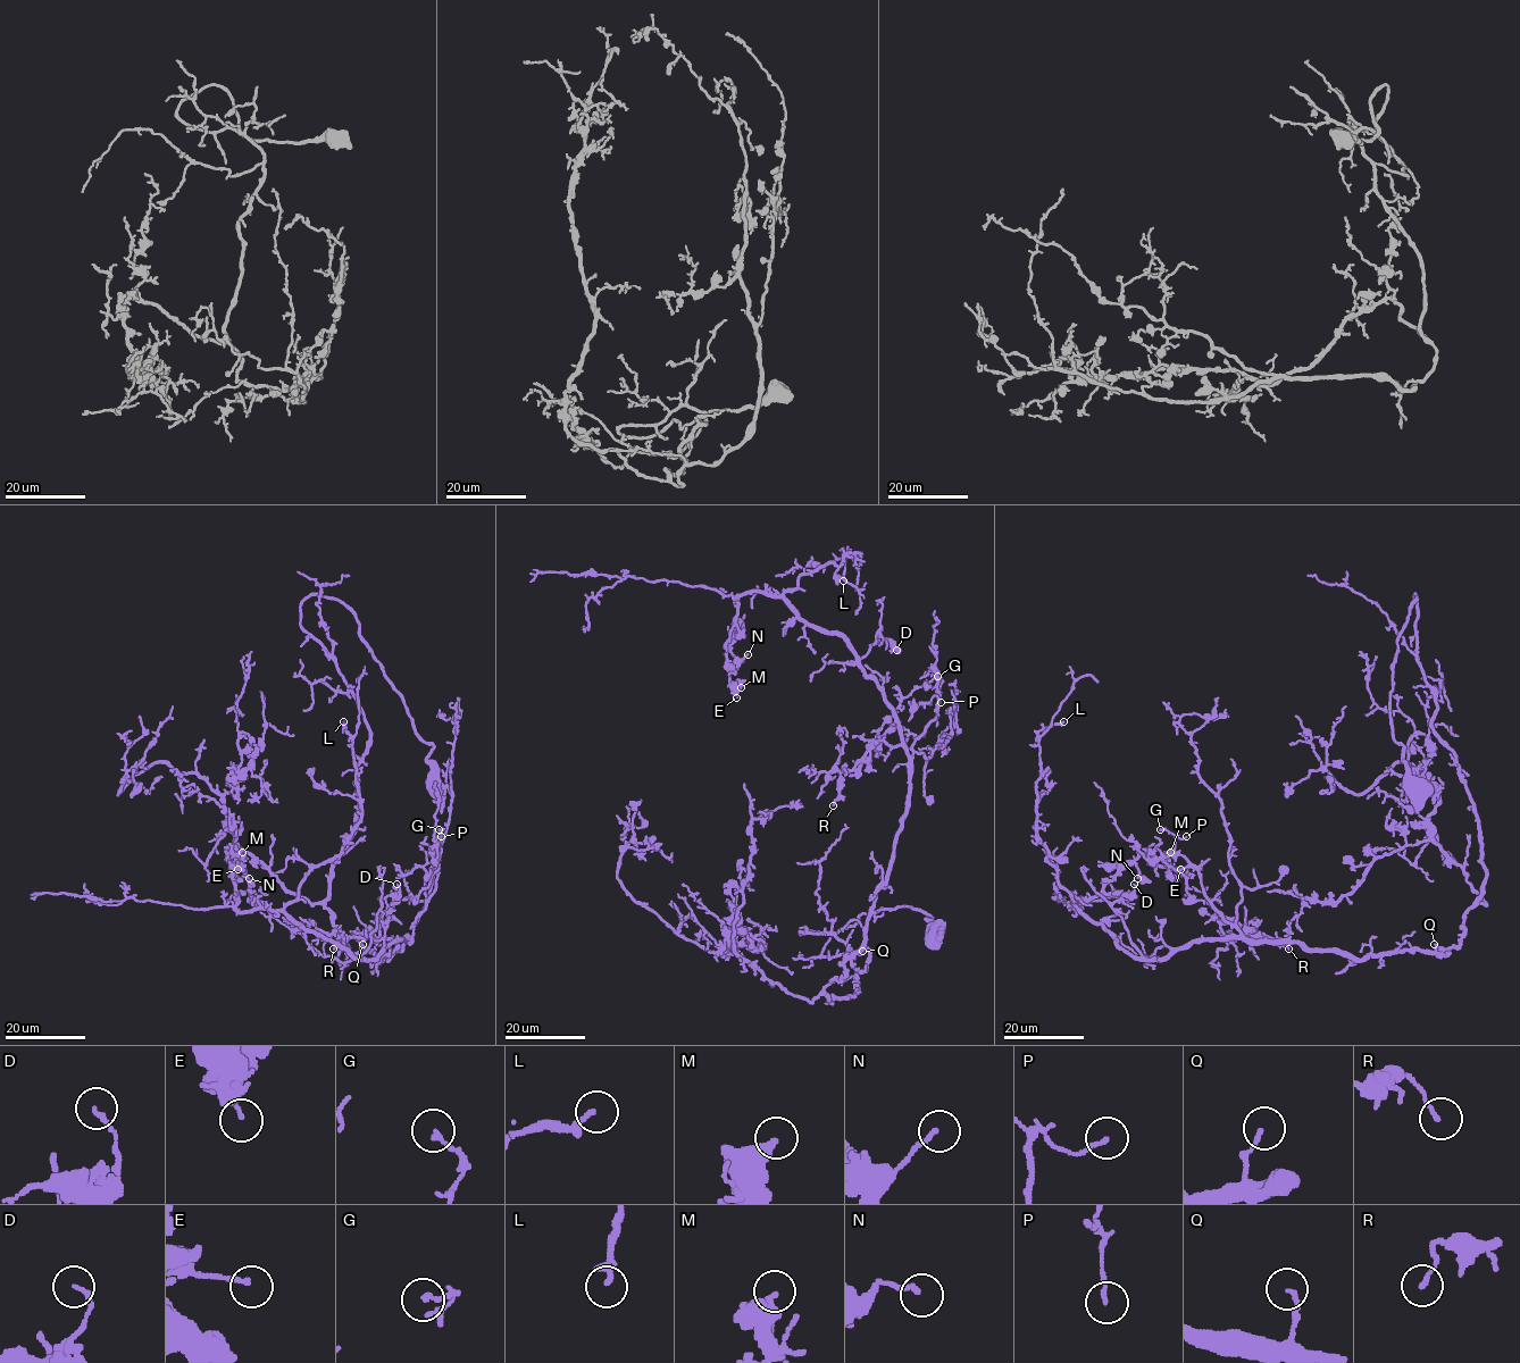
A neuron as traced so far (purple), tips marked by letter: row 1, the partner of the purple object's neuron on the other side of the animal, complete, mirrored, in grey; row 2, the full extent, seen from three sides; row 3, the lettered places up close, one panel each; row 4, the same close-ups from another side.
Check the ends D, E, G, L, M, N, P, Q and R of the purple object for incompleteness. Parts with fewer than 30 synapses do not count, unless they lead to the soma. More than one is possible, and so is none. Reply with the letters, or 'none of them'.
none of them

